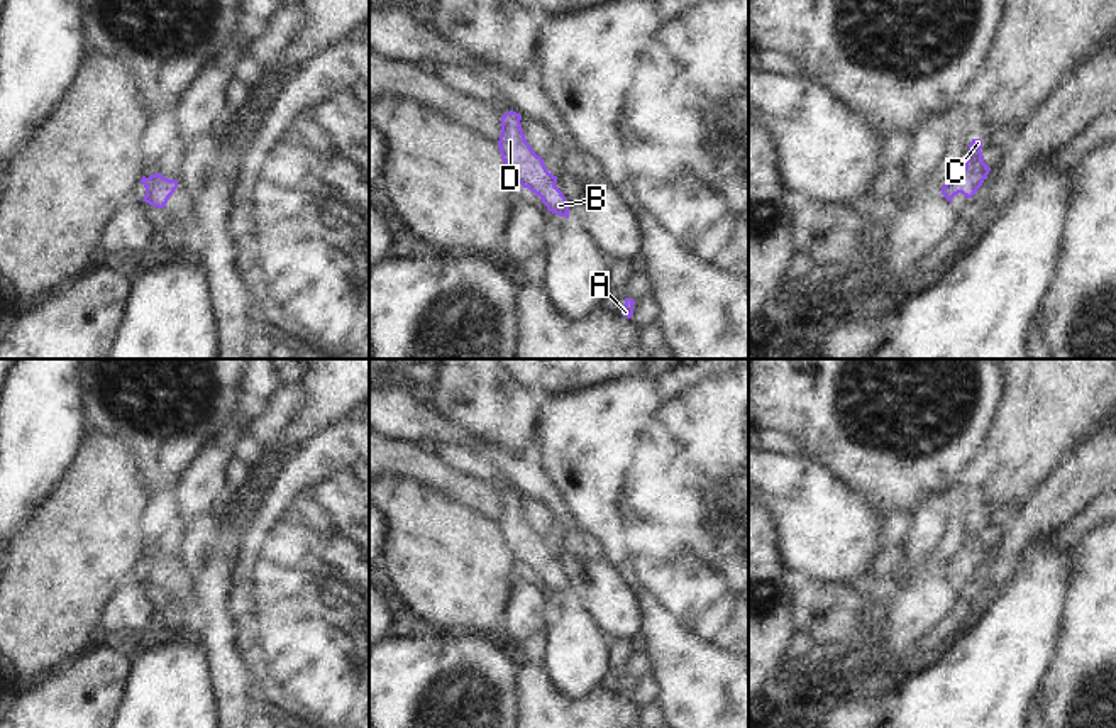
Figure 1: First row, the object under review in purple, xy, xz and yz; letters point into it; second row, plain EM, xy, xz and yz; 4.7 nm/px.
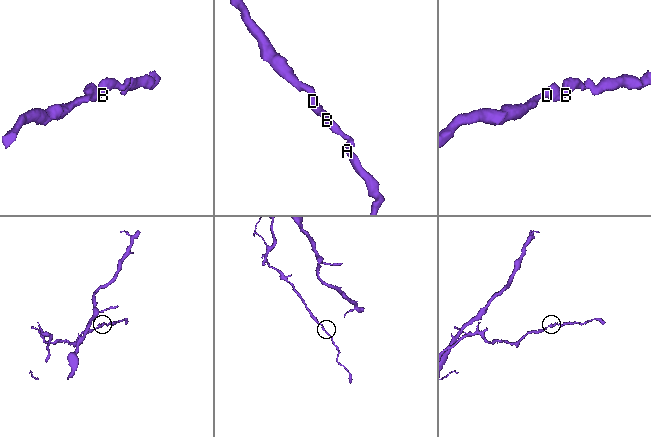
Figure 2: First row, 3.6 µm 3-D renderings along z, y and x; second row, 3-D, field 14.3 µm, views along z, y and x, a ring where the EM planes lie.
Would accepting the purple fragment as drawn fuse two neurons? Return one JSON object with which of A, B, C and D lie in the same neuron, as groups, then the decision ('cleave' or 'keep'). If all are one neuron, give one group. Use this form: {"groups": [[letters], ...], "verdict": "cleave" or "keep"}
{"groups": [["A", "B", "C", "D"]], "verdict": "keep"}

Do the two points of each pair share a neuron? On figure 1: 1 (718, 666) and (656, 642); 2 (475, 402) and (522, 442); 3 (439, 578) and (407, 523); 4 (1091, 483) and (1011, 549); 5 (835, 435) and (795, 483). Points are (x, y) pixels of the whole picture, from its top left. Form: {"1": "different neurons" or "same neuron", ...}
{"1": "same neuron", "2": "same neuron", "3": "same neuron", "4": "same neuron", "5": "different neurons"}

